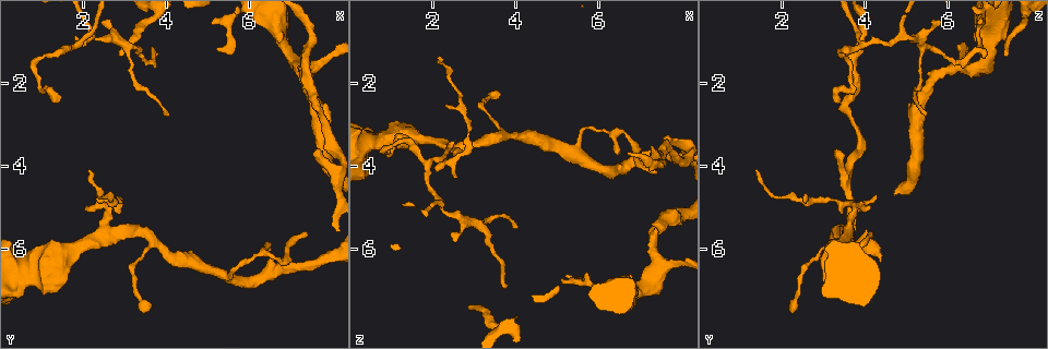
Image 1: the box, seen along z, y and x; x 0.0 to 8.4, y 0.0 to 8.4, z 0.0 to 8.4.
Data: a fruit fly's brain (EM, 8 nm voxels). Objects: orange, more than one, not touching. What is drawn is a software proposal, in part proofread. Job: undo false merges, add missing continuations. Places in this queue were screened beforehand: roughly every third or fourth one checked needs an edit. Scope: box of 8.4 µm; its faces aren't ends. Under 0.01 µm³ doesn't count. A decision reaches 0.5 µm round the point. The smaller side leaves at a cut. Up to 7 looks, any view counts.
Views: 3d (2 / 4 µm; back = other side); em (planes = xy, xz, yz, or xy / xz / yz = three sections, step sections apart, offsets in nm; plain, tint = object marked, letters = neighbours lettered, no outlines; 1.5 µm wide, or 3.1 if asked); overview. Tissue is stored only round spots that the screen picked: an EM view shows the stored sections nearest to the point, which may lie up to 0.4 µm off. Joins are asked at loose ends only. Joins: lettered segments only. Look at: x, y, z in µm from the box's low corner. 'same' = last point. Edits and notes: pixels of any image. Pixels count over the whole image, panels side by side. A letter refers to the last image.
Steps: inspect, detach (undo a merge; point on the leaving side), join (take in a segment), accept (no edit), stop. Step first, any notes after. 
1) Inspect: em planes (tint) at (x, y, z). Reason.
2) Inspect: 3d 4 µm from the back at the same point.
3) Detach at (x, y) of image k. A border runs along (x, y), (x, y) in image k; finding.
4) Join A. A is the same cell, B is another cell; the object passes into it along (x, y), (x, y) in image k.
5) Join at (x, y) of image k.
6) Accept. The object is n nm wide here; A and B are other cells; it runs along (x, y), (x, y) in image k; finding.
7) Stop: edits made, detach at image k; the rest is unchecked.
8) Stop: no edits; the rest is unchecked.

Inspect: em yz step 4 (tint) at (4.05, 2.75, 5.45). Thin end.

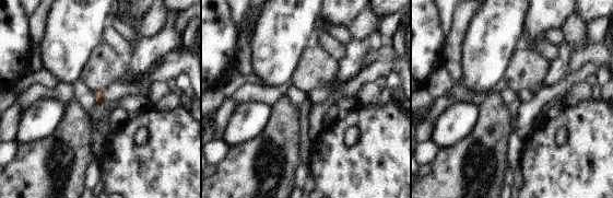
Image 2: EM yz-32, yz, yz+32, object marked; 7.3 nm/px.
Inspect: em planes (letters) at the same point.

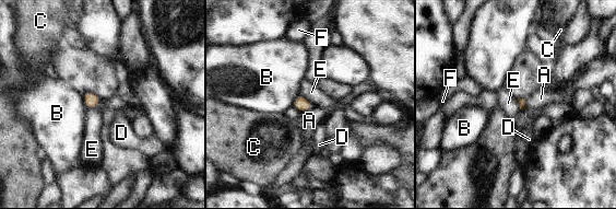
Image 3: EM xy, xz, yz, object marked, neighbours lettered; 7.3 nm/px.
Accept. A, B, C, D, E and F are other cells; a border runs along (102, 100), (96, 106), (87, 109) in image 3; none of them fits.

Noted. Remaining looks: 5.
Inspect: em planes (tint) at (3.50, 0.65, 7.80). Sudden change in width.

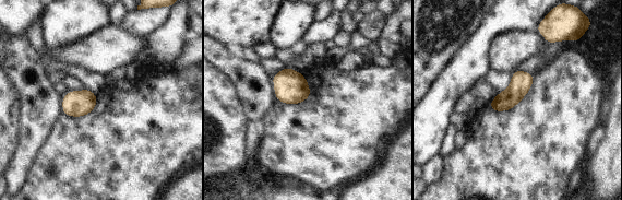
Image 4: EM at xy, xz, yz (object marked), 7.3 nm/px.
Inspect: em planes (letters) at the same point.

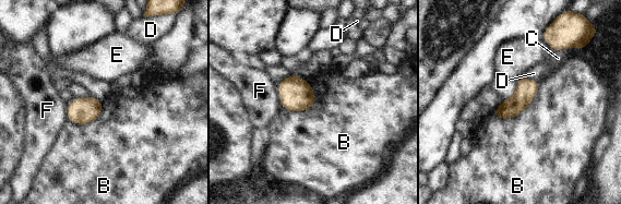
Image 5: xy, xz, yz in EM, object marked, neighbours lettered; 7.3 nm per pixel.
Accept. The object is 160 nm wide here; B, C, D, E and F are other cells; a border runs along (539, 83), (518, 115), (496, 117) in image 5; continuous, no second cell.

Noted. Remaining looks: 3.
Inspect: 3d 4 µm at (1.35, 2.45, 3.40). Free end.

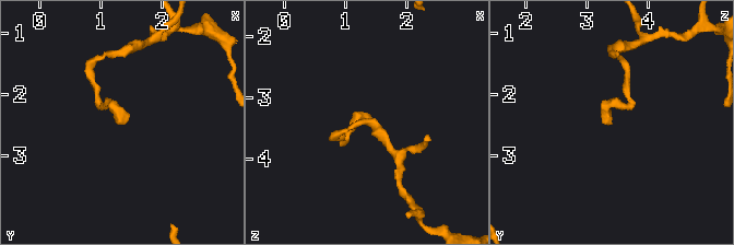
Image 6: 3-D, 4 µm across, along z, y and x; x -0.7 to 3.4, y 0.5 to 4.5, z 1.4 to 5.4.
Inspect: em yz step 4 (letters) at (1.40, 2.50, 3.45).

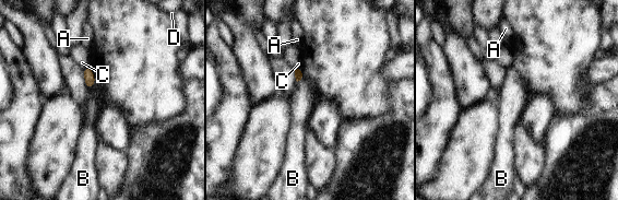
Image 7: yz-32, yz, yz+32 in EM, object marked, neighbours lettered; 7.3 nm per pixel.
Inspect: em planes (letters) at the same point.

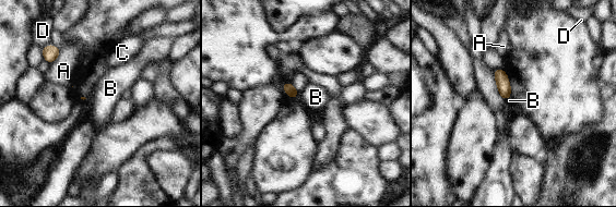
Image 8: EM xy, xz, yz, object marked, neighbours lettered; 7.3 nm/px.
Accept. The longest contact is with A, 150 nm; A, B, C and D are other cells; no lettered segment goes on from it.

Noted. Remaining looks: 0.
Stop: no edits; the rest is unchecked.

